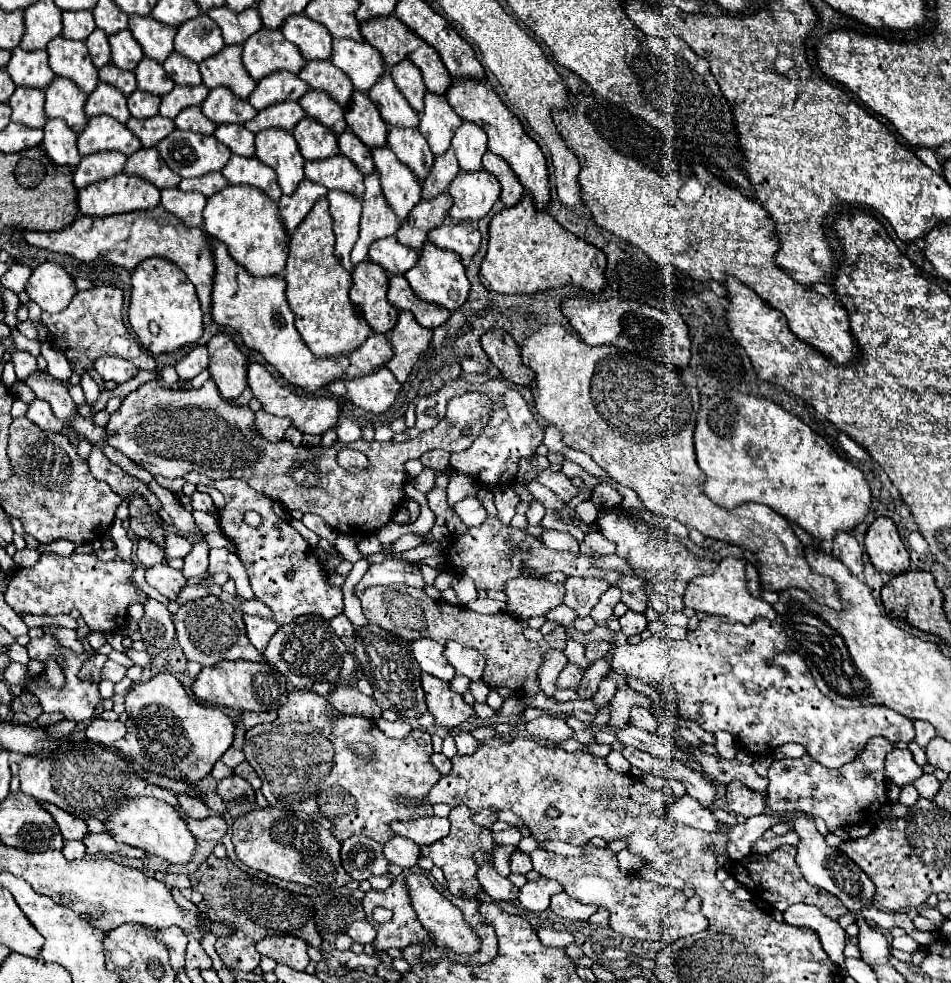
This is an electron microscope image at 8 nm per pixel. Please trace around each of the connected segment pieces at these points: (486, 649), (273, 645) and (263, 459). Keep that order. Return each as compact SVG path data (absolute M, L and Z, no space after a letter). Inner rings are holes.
M373 586L363 592L359 598L363 606L363 614L371 624L377 624L399 638L405 640L421 640L431 638L437 644L445 646L449 640L455 640L463 646L477 648L485 656L486 667L483 673L483 682L491 688L505 686L511 690L521 690L525 694L539 692L537 670L543 662L543 654L551 648L563 650L565 648L565 630L557 626L553 632L545 634L539 642L531 642L523 636L521 622L507 612L499 614L479 614L465 606L451 606L447 602L433 600L427 596L423 588L409 588L409 586Z
M301 616L297 620L307 620L303 624L289 624L279 628L271 638L267 650L263 652L265 662L275 666L297 690L311 690L315 682L333 684L339 676L343 656L347 654L347 646L329 626L329 620L321 616Z
M207 380L199 390L171 390L157 382L147 382L131 392L123 400L121 408L111 414L107 436L115 450L151 474L181 478L195 470L213 480L243 478L255 490L285 504L285 508L319 514L337 532L355 534L357 530L375 532L391 522L395 508L405 500L403 486L407 482L407 460L421 458L425 452L435 448L443 448L447 452L467 450L481 430L485 430L491 408L493 402L487 394L471 392L451 400L445 418L413 440L367 442L359 438L349 444L337 440L333 446L305 448L295 446L289 440L265 440L257 432L253 410L221 398L213 380ZM345 446L361 450L369 460L369 468L345 470L337 466L335 456L339 448Z

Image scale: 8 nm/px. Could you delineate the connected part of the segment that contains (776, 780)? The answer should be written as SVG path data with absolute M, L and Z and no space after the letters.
M871 738L865 750L849 764L841 768L825 768L815 762L809 754L801 758L775 760L769 768L769 796L767 806L771 810L803 810L825 820L829 832L847 828L865 818L875 816L881 806L889 804L889 782L885 778L885 756L893 750L893 742L887 738Z

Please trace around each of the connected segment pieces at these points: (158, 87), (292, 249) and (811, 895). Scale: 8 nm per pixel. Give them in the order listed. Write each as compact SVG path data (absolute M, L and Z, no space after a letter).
M147 56L135 68L135 76L137 76L137 88L139 90L151 92L157 96L167 94L175 86L175 82L169 80L169 76L165 74L163 66L157 60L151 60Z
M319 198L305 220L297 226L289 240L289 258L285 266L287 302L295 312L295 326L305 344L315 356L339 356L349 354L373 332L369 324L353 310L349 300L349 288L353 284L351 272L347 272L333 254L335 234L329 214L327 198Z
M779 846L777 850L773 850L771 854L755 854L751 852L749 856L741 858L741 862L733 862L731 864L731 874L733 878L743 884L755 900L761 900L765 904L771 904L773 908L777 908L779 912L783 912L787 906L795 904L795 902L803 902L803 904L813 904L817 906L825 916L837 920L839 916L843 916L847 910L845 906L841 906L841 902L837 902L837 898L833 898L833 894L809 886L805 882L805 878L799 872L799 866L795 862L795 846Z

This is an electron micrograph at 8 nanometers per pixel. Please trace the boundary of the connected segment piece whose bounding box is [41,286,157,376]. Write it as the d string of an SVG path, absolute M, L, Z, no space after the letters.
M99 286L85 292L77 292L67 306L67 310L59 314L41 314L43 324L49 328L51 342L65 354L71 364L71 370L77 374L85 374L87 368L93 368L93 362L101 356L119 356L135 364L139 370L157 370L157 362L145 346L135 338L133 332L125 328L123 322L123 292L113 286Z

